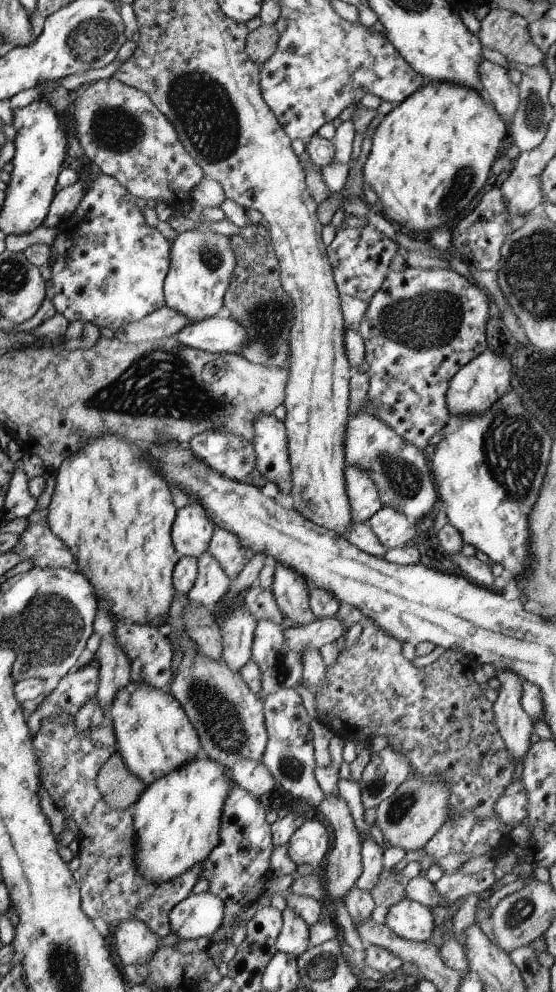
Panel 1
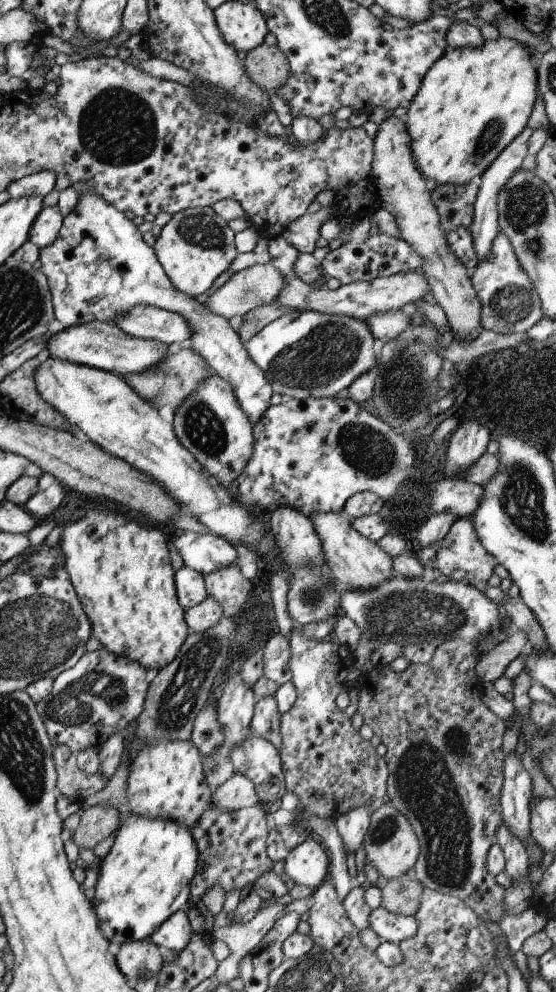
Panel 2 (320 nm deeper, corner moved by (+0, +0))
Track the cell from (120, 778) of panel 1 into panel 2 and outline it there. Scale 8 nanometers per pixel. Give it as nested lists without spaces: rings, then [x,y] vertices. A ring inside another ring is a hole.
[[[105,805],[86,807],[79,812],[79,822],[71,837],[73,844],[91,850],[97,842],[103,840],[117,829],[119,816],[117,811]]]

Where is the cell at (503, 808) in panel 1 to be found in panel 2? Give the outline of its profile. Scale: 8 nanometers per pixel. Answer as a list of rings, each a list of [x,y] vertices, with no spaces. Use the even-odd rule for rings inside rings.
[[[502,824],[496,828],[496,843],[501,847],[504,856],[504,870],[511,884],[525,877],[529,860],[524,844],[515,838]]]

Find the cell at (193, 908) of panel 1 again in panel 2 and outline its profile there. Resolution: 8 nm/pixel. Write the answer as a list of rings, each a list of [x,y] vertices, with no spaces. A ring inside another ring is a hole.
[[[179,909],[166,918],[149,939],[162,953],[170,950],[178,953],[189,942],[192,931],[187,915]]]

